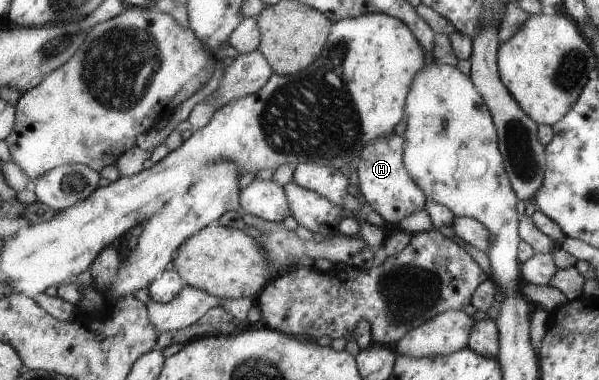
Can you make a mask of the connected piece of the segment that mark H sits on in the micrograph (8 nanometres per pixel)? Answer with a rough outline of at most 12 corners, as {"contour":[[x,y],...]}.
{"contour":[[373,139],[356,163],[360,192],[393,228],[426,209],[405,139]]}

